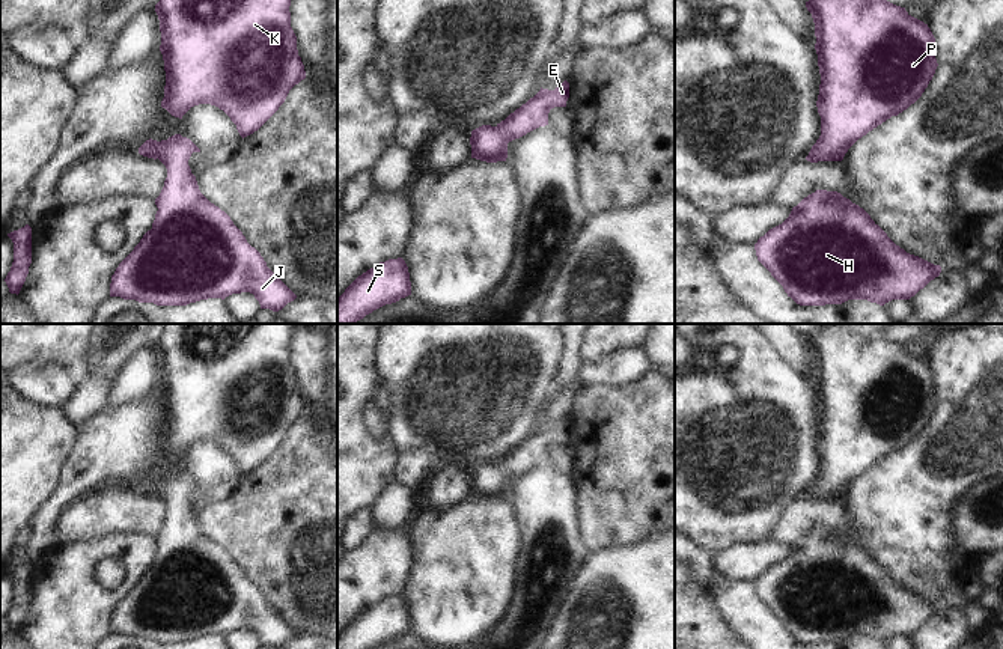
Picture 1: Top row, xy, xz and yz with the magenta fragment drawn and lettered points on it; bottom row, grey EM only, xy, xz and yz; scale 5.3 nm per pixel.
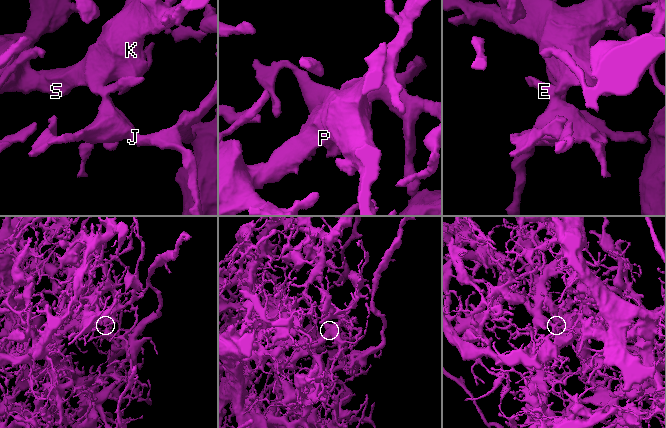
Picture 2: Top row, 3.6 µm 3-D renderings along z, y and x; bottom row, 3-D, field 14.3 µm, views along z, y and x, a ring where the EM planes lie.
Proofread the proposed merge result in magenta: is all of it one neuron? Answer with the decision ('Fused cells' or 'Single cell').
Single cell

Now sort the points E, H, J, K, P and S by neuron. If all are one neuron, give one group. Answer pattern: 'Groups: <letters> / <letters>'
Groups: E H J K P S

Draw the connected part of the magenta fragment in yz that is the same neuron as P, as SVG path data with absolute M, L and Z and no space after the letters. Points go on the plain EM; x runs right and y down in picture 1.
M827 324L806 339L815 360L815 387L821 411L816 438L821 473L806 494L810 500L842 498L858 476L914 441L935 411L938 401L931 366L911 354L905 345L887 339L884 336L887 327L889 324Z

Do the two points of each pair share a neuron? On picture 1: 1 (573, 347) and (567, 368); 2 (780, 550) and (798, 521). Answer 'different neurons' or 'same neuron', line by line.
1: same neuron
2: different neurons

